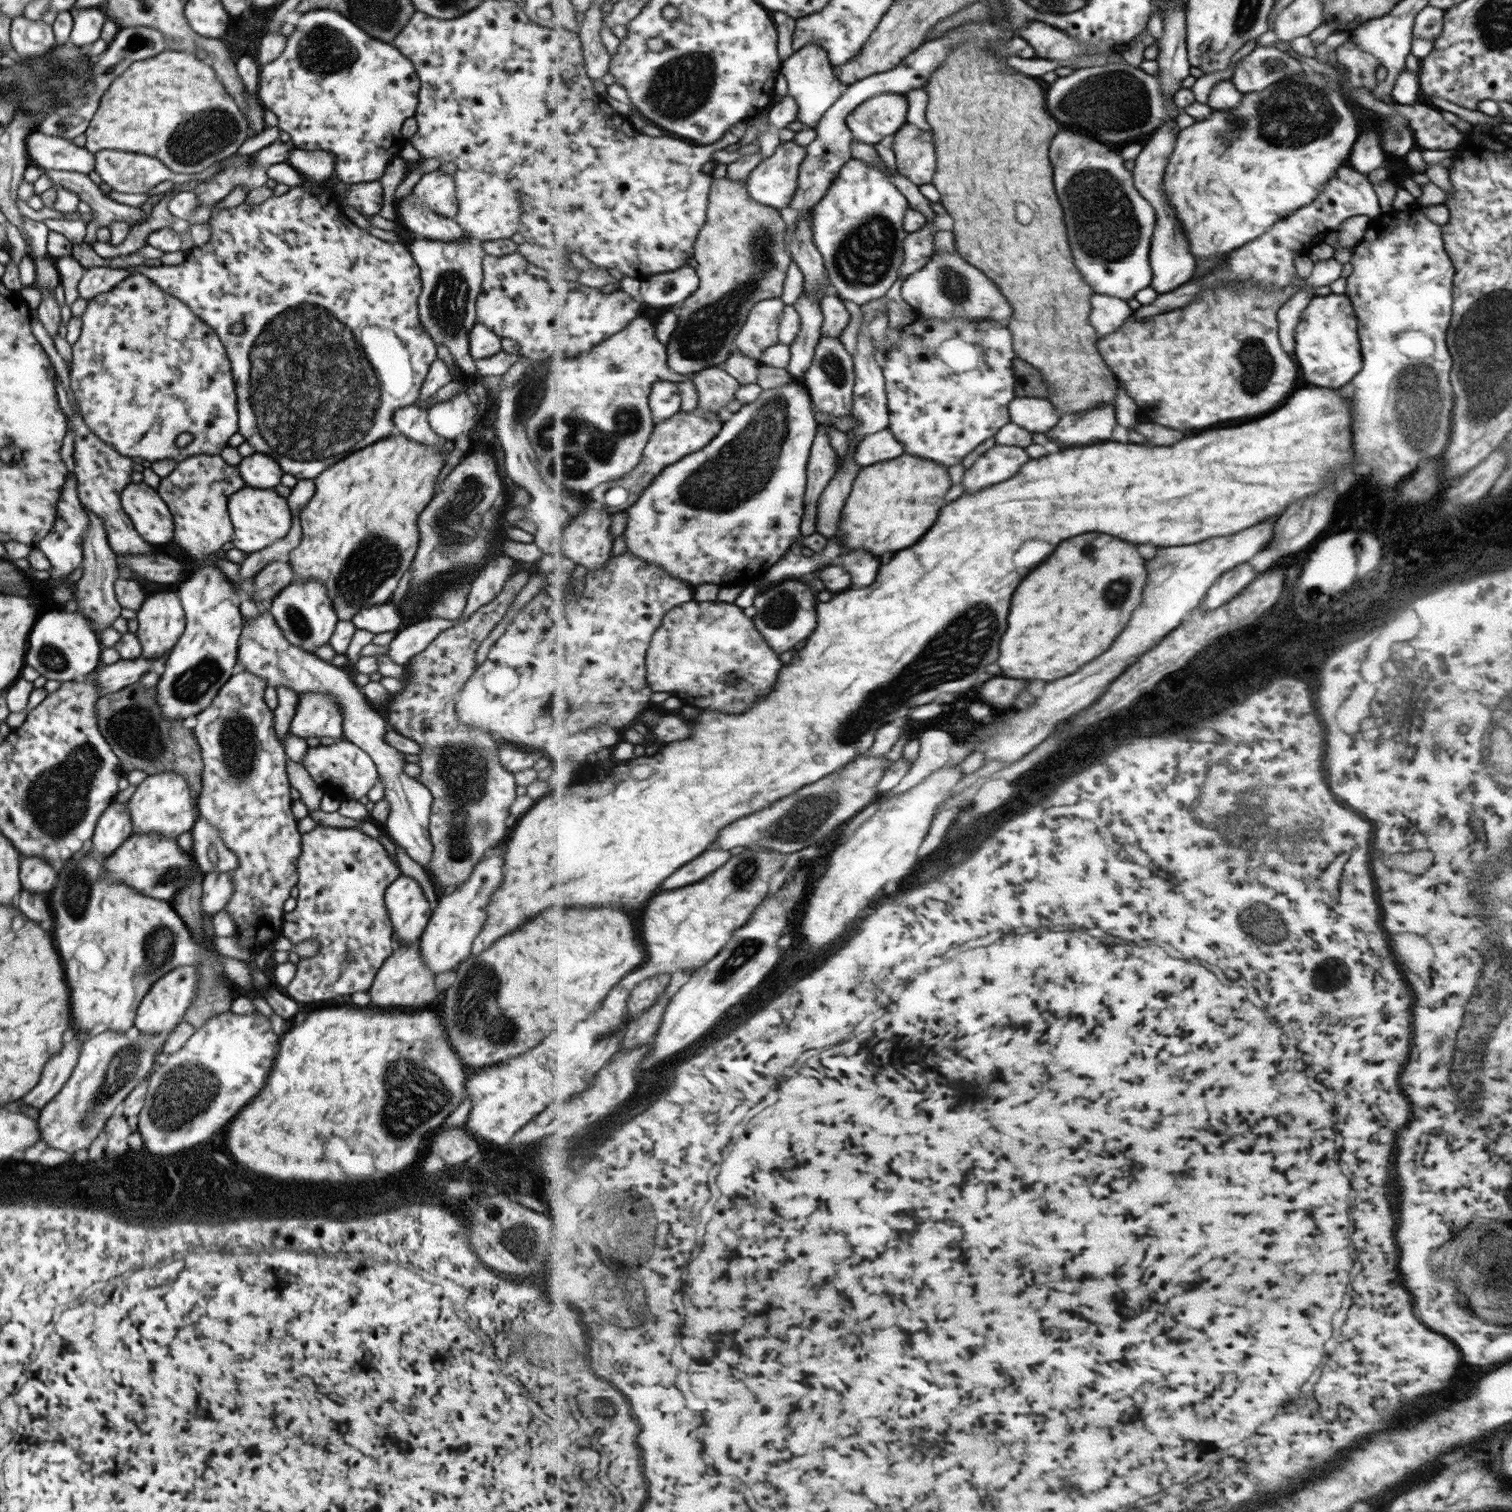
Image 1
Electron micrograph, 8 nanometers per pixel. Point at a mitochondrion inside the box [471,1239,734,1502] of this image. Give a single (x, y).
(606, 1403)

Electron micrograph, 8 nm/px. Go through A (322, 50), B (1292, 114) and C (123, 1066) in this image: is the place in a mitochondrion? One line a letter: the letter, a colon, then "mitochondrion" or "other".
A: mitochondrion
B: mitochondrion
C: mitochondrion

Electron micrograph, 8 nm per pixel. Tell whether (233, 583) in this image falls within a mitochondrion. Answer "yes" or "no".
no

